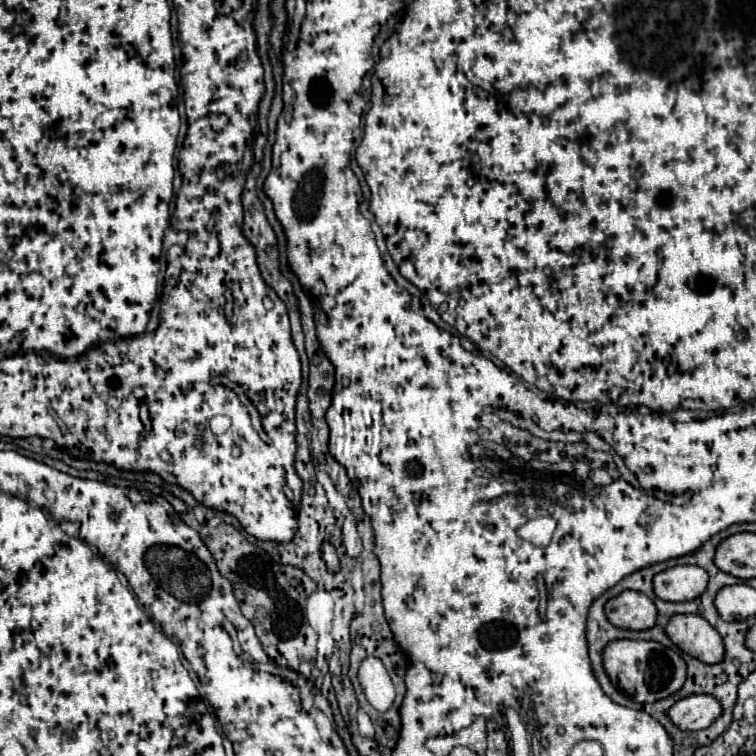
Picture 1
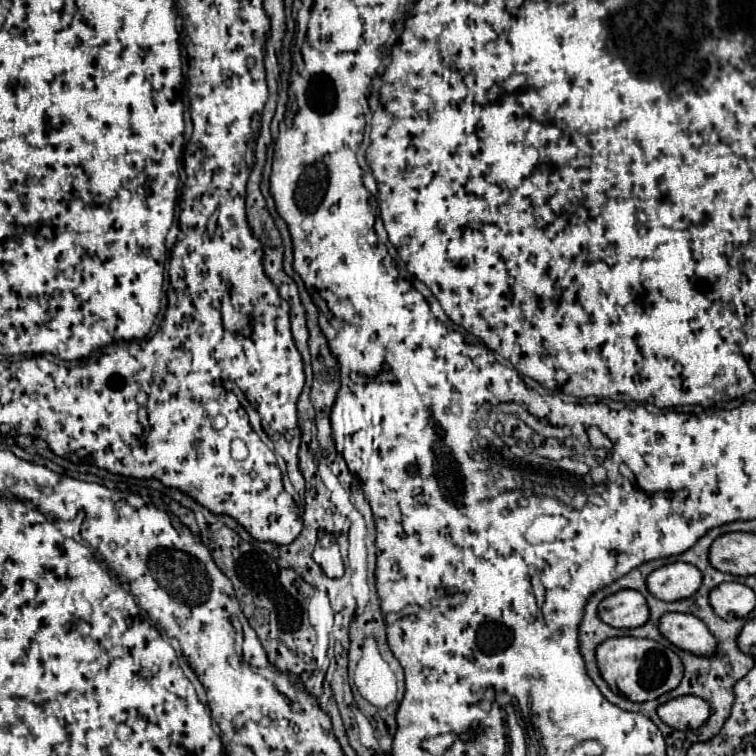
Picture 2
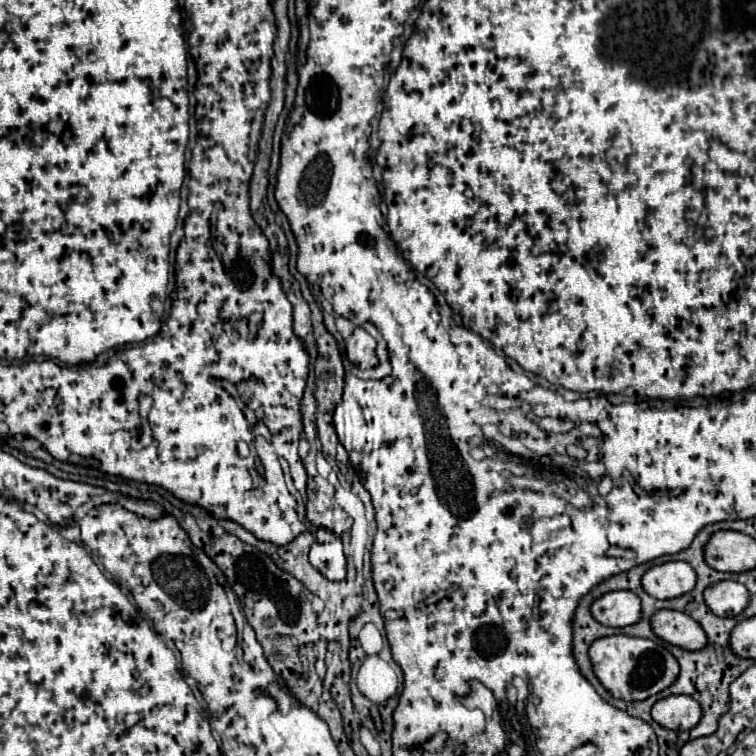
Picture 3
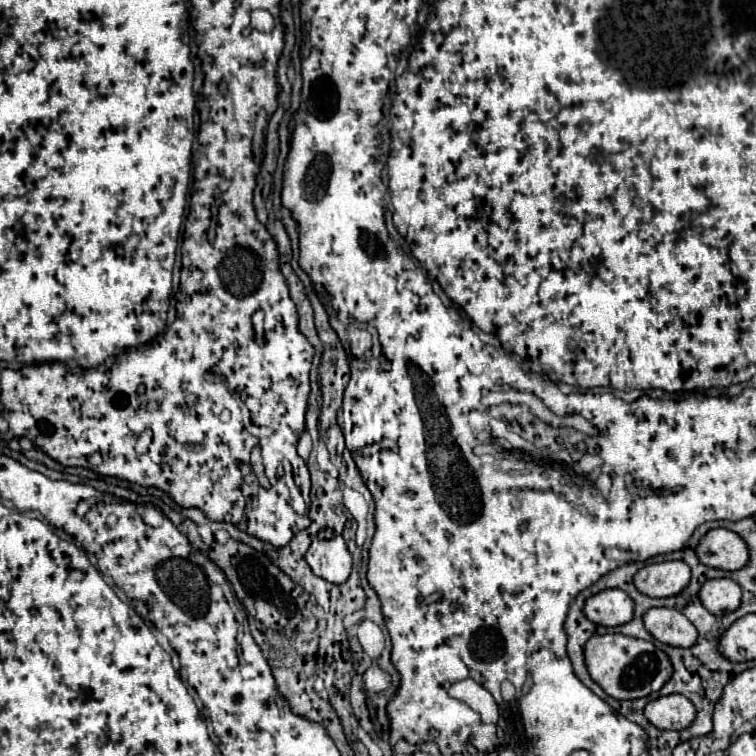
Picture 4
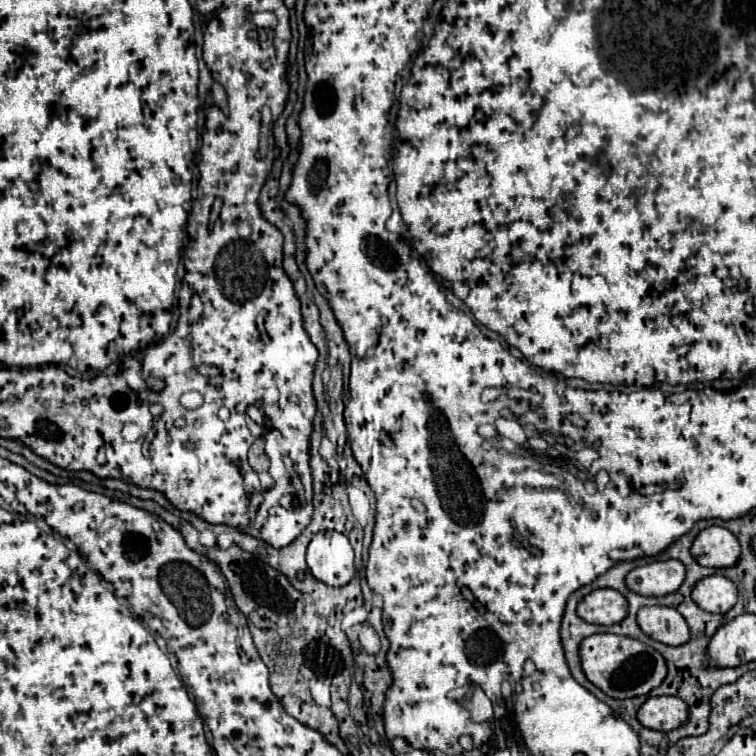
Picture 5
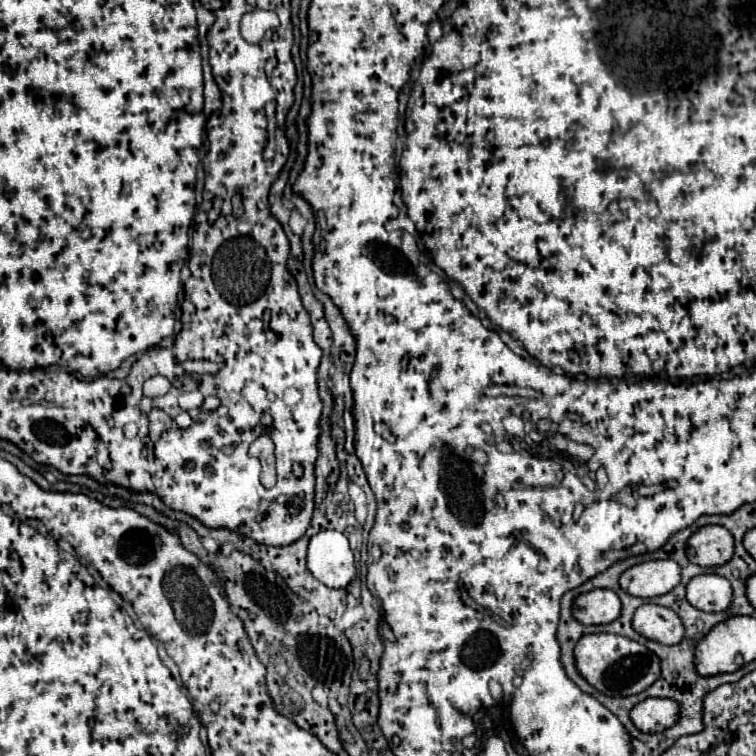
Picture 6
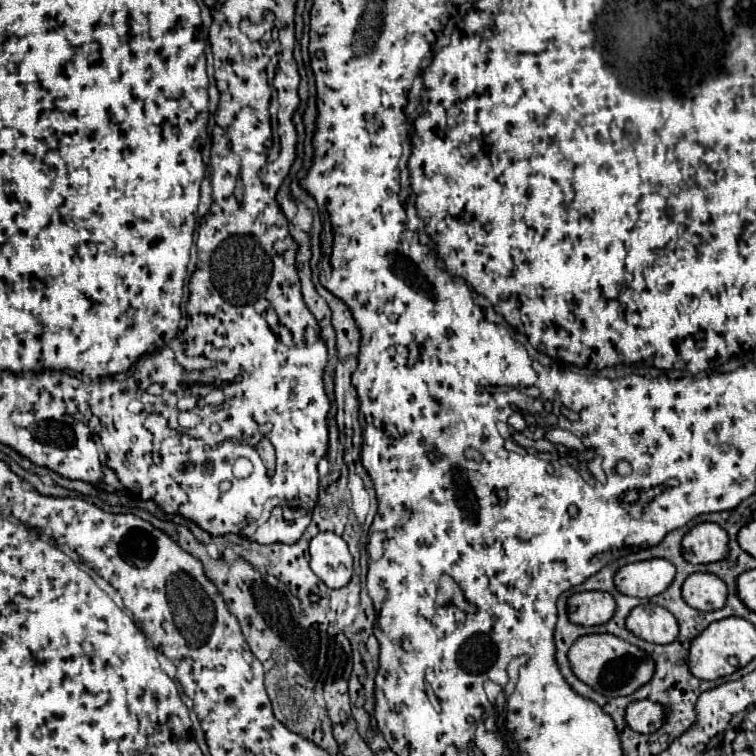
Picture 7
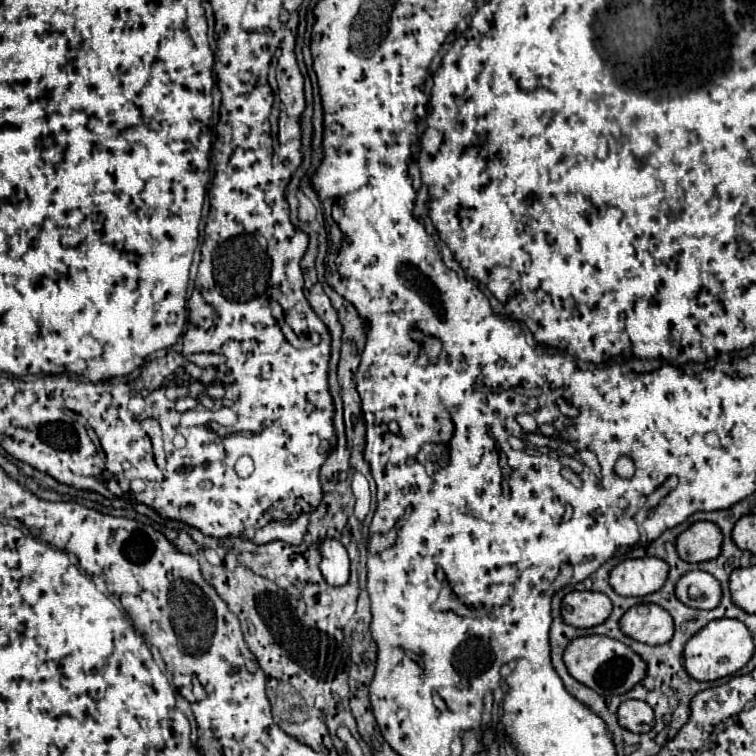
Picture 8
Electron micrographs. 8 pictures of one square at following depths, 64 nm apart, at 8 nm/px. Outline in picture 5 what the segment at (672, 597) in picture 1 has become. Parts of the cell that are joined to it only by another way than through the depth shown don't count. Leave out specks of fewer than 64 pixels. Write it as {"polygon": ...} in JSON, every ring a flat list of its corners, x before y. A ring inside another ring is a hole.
{"polygon":[[680,560,650,562,634,568,626,576,628,590,640,596,666,596,668,592,676,592,682,582,684,564,680,564]]}

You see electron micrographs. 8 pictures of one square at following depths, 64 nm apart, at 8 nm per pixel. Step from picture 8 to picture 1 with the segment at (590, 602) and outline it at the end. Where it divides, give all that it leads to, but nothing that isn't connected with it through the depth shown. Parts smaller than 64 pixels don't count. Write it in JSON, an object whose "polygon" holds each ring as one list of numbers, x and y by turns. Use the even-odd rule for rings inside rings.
{"polygon":[[634,590,610,598,604,604,604,612,610,624,626,630,644,630,656,624,656,608,648,596]]}

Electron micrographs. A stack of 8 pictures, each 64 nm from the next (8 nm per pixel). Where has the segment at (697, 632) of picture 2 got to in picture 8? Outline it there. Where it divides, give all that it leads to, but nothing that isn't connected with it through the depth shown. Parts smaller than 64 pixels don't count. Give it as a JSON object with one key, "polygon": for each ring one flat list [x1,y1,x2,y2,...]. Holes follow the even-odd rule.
{"polygon":[[638,604,620,618,620,630,638,642,656,646,672,638,674,622,664,608,656,604]]}

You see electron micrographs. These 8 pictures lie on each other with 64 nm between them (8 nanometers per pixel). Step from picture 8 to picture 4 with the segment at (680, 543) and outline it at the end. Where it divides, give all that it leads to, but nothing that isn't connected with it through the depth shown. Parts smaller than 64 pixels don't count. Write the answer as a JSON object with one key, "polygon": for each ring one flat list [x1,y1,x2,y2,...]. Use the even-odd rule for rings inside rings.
{"polygon":[[726,528,708,530,698,546,696,556,704,566,720,570,736,570,748,562,748,548,736,532]]}

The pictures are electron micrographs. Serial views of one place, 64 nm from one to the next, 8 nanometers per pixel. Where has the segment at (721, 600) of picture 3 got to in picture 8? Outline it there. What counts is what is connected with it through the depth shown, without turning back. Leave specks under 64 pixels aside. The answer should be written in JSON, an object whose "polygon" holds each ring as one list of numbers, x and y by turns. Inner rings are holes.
{"polygon":[[690,570,680,576,674,588,676,598,690,608,716,608,720,604,720,584,718,580,702,570]]}

